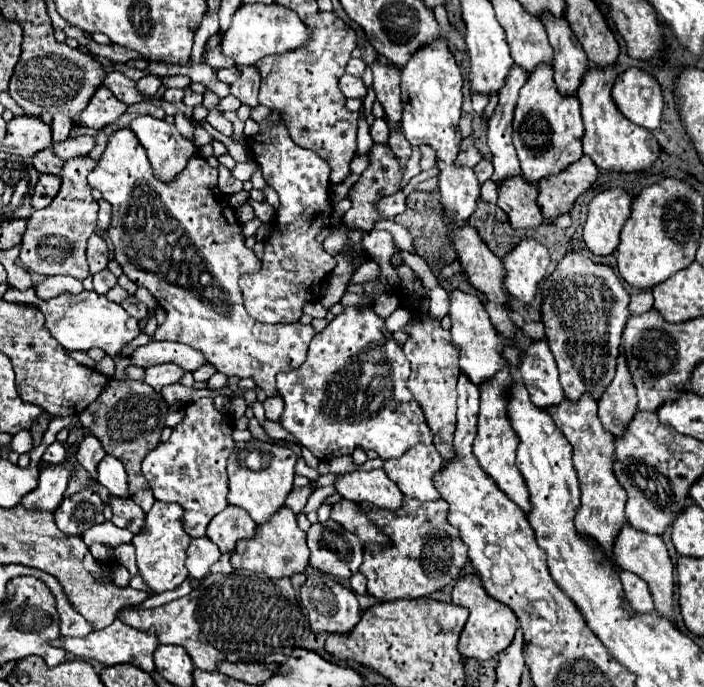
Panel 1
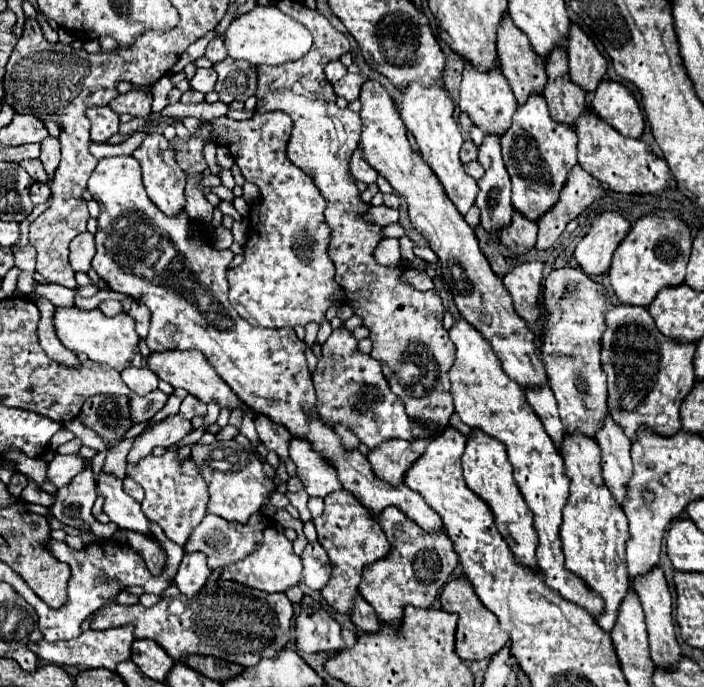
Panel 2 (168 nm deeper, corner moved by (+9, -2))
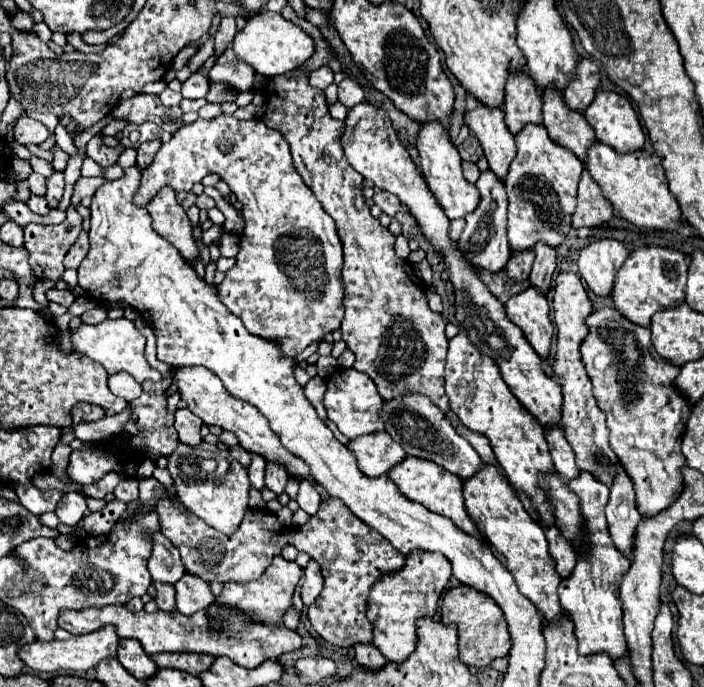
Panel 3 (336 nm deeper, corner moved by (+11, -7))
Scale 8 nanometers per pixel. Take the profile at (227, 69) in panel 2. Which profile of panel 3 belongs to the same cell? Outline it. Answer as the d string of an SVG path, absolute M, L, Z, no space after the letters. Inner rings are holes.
M228 45L228 49L224 51L224 55L218 57L216 65L208 71L208 77L212 81L224 81L230 85L230 89L234 93L244 93L244 91L252 91L254 89L254 79L256 79L256 71L240 61L232 47Z

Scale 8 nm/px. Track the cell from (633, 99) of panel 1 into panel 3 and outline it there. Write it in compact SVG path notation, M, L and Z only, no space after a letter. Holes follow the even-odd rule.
M598 89L584 117L592 125L596 139L620 153L636 151L644 145L642 125L624 95Z

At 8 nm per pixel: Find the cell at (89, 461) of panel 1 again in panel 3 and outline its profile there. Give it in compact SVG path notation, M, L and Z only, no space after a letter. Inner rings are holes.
M76 491L64 493L62 499L58 501L54 513L58 515L60 523L64 523L64 525L76 525L76 523L78 523L82 517L86 517L86 513L88 513L84 495L80 495L80 493L76 493Z

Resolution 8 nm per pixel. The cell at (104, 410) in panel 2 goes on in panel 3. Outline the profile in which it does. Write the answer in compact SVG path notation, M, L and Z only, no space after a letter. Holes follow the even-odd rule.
M78 403L76 407L72 407L72 419L74 425L82 423L82 421L100 421L106 415L106 411L98 405L90 405L90 403Z

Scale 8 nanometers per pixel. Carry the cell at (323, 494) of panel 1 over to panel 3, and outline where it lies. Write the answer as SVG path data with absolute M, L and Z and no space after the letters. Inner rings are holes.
M276 555L260 579L248 583L224 583L224 589L218 595L218 603L238 607L248 617L252 615L252 619L260 619L266 623L280 623L284 611L292 605L292 595L298 579L300 579L300 565L296 561L286 561L282 555Z

